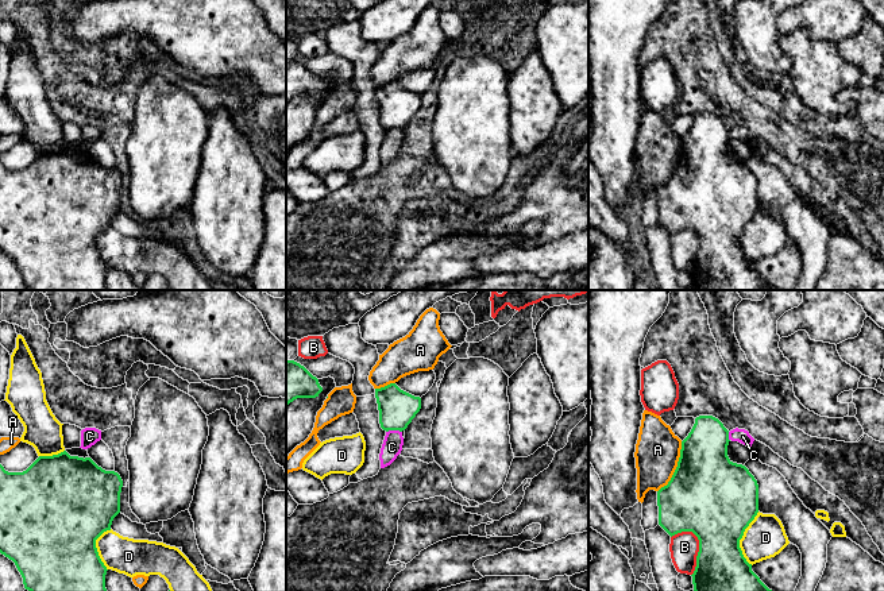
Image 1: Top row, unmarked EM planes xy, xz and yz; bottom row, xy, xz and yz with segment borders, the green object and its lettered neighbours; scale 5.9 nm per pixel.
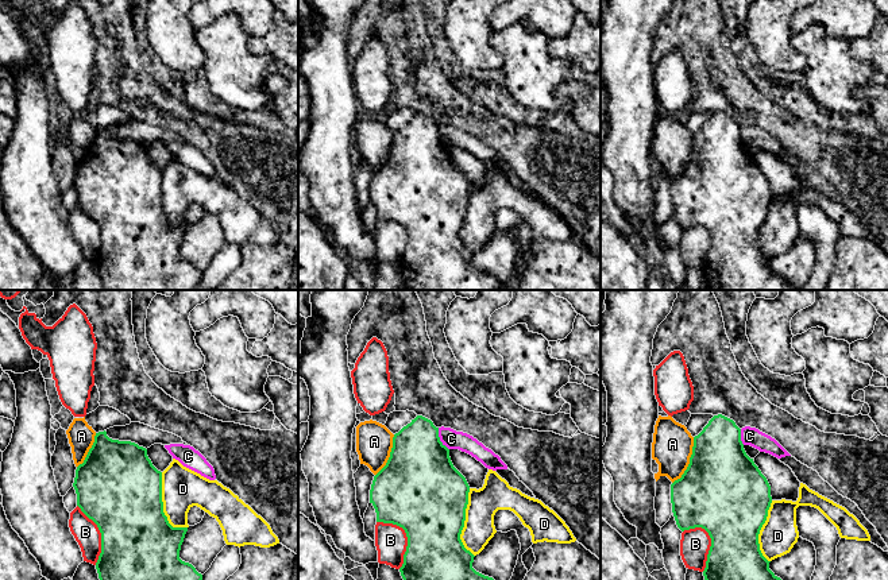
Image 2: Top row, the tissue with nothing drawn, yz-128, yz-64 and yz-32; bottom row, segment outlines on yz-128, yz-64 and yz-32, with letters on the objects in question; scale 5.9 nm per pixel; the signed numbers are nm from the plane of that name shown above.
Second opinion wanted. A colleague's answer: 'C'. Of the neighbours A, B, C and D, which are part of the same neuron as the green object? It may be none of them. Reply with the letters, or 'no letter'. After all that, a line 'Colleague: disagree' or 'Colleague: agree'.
no letter
Colleague: disagree

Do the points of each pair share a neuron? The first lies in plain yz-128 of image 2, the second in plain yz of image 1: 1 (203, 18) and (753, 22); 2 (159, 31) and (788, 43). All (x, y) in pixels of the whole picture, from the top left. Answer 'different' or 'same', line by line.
1: different
2: different

